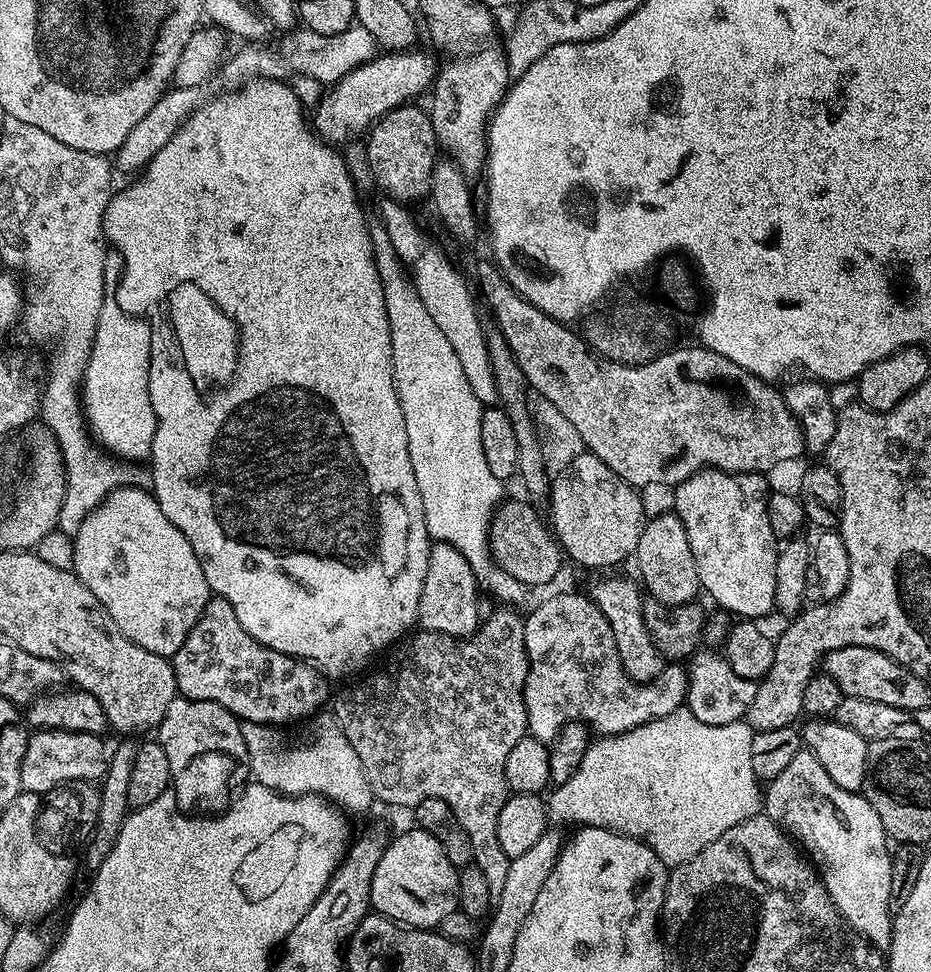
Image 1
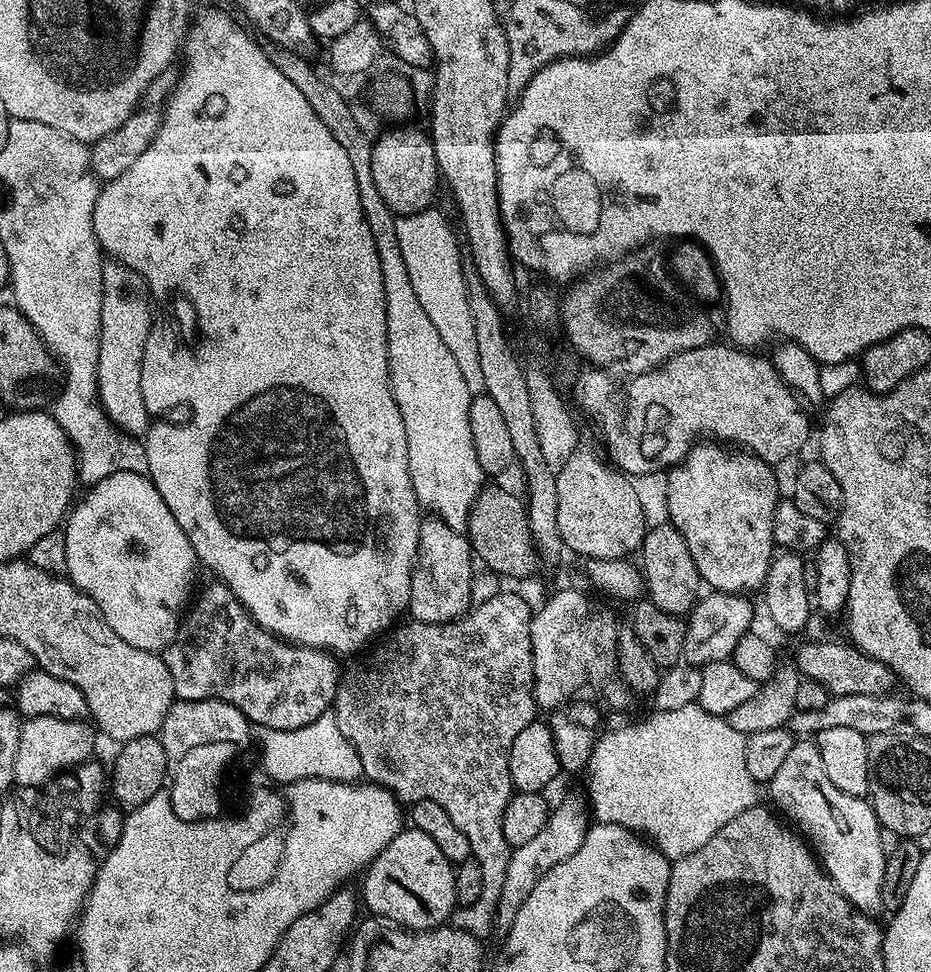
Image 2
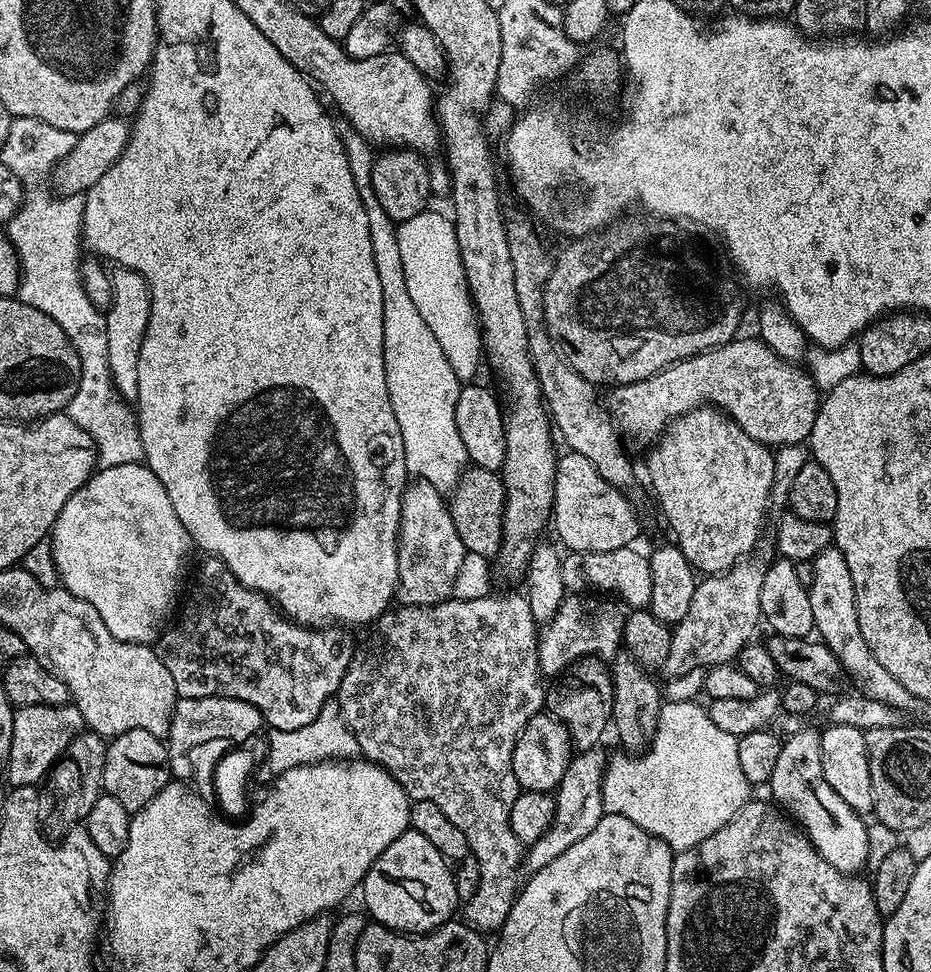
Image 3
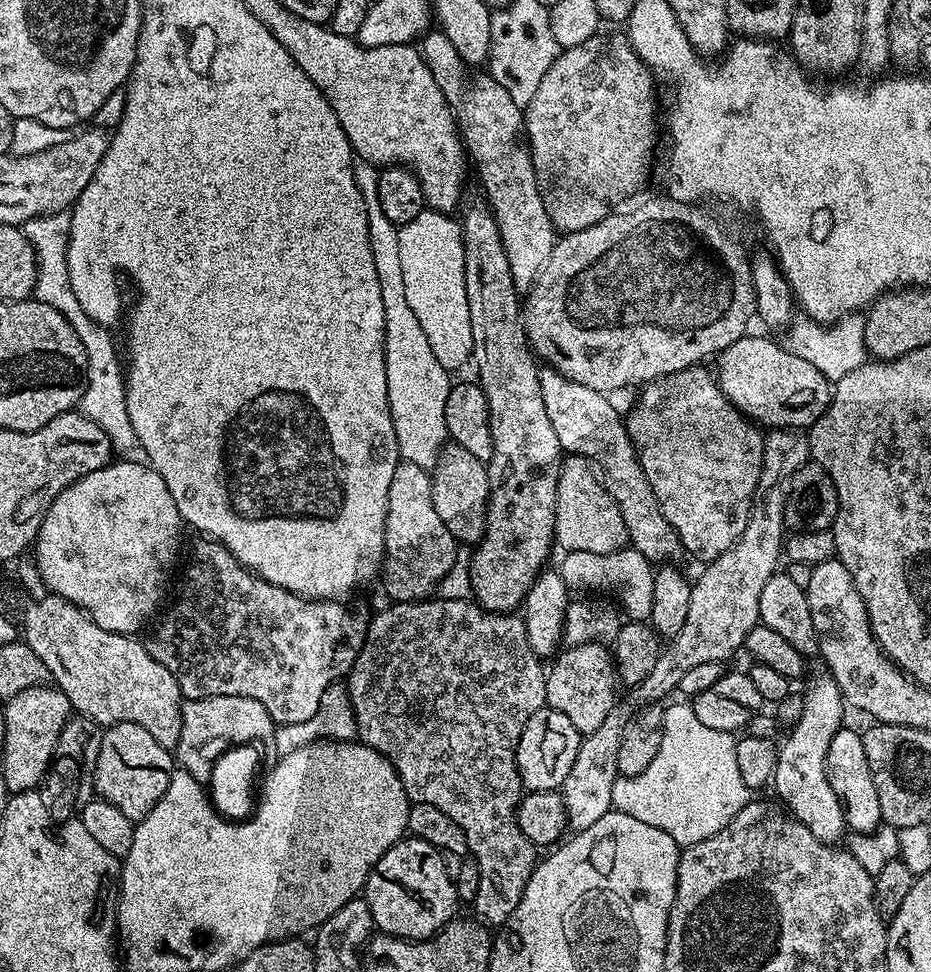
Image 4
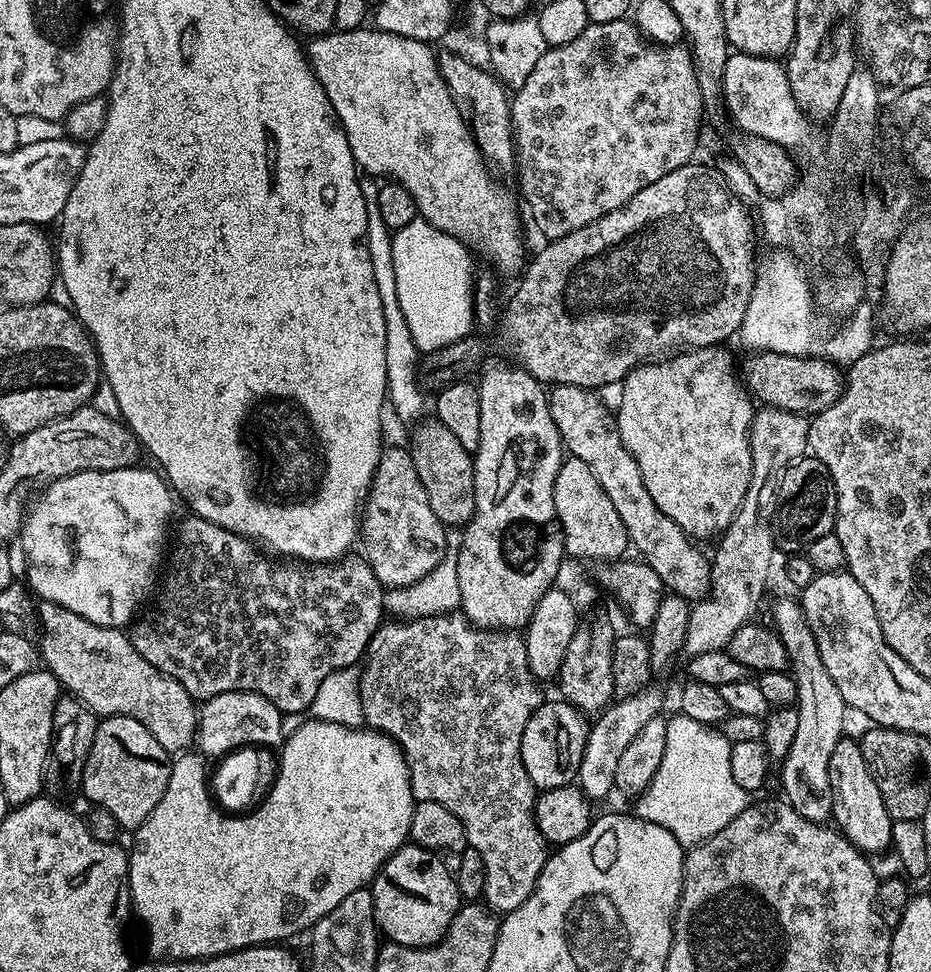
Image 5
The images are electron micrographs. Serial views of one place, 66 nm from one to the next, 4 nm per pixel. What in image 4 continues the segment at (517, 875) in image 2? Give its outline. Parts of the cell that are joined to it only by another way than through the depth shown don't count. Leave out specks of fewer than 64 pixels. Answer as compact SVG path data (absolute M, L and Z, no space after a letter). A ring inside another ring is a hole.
M617 703L603 719L602 726L581 739L578 755L560 787L571 831L577 832L594 826L602 814L613 811L614 782L620 776L618 750L622 746L622 736L633 712L634 708L630 705Z

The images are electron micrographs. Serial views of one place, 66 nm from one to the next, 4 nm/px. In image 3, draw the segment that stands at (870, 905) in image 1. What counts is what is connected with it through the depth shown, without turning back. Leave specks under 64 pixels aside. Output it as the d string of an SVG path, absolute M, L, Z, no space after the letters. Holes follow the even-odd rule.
M805 726L800 732L787 737L782 743L782 754L778 754L778 762L774 766L774 774L770 781L772 788L771 799L799 827L805 836L811 840L812 845L840 872L849 874L859 873L860 867L868 860L868 828L864 825L865 817L861 813L855 812L850 805L838 796L836 791L826 782L822 774L822 746L820 745L820 732L812 729L811 726Z

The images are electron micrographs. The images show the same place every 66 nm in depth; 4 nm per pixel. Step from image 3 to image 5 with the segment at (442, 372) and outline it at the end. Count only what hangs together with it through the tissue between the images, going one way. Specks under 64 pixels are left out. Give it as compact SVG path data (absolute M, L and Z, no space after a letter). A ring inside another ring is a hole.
M364 174L360 176L362 198L366 202L368 225L366 238L370 250L370 262L374 262L374 282L378 282L378 294L382 298L382 314L386 318L386 378L388 379L387 399L390 408L396 411L400 420L419 421L425 415L424 392L420 389L420 380L416 377L416 363L422 359L422 353L416 347L414 338L410 334L410 326L406 324L406 317L402 314L402 306L398 304L398 286L394 278L394 254L392 253L393 229L382 222L382 213L378 211L378 190L380 184L373 177Z

